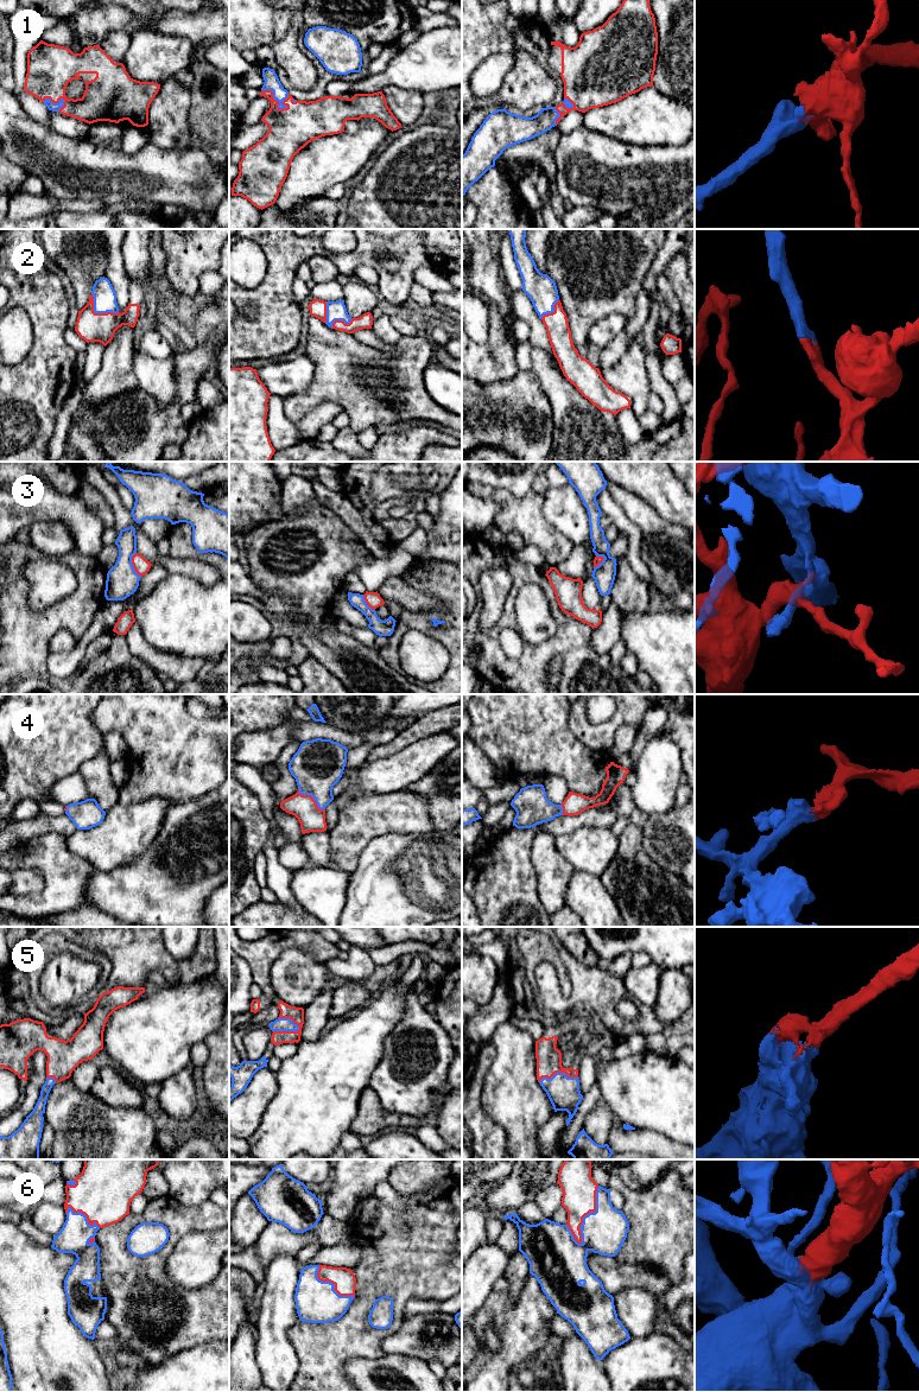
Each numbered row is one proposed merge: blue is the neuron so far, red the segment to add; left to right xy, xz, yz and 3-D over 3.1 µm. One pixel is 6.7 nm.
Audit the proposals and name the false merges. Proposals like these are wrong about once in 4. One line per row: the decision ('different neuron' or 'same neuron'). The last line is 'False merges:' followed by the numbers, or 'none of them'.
1: same neuron
2: same neuron
3: different neuron
4: same neuron
5: same neuron
6: same neuron
False merges: 3

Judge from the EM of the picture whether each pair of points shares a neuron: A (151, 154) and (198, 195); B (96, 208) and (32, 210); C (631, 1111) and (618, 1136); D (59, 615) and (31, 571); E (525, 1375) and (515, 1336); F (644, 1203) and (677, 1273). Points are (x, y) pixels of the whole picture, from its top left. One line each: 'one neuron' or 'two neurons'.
A: one neuron
B: one neuron
C: two neurons
D: two neurons
E: two neurons
F: one neuron

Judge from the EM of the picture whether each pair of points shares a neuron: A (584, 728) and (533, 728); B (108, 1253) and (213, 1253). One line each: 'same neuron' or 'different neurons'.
A: different neurons
B: different neurons

